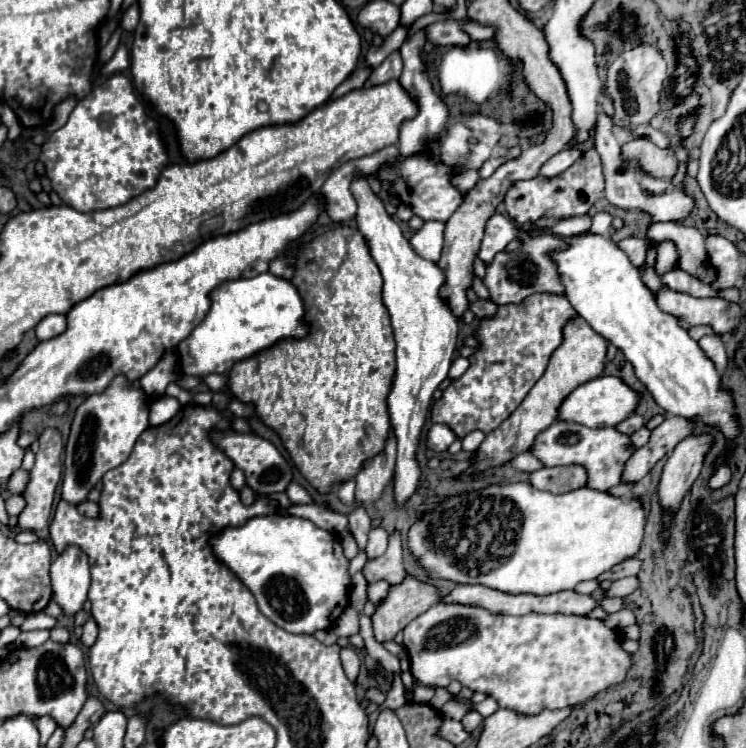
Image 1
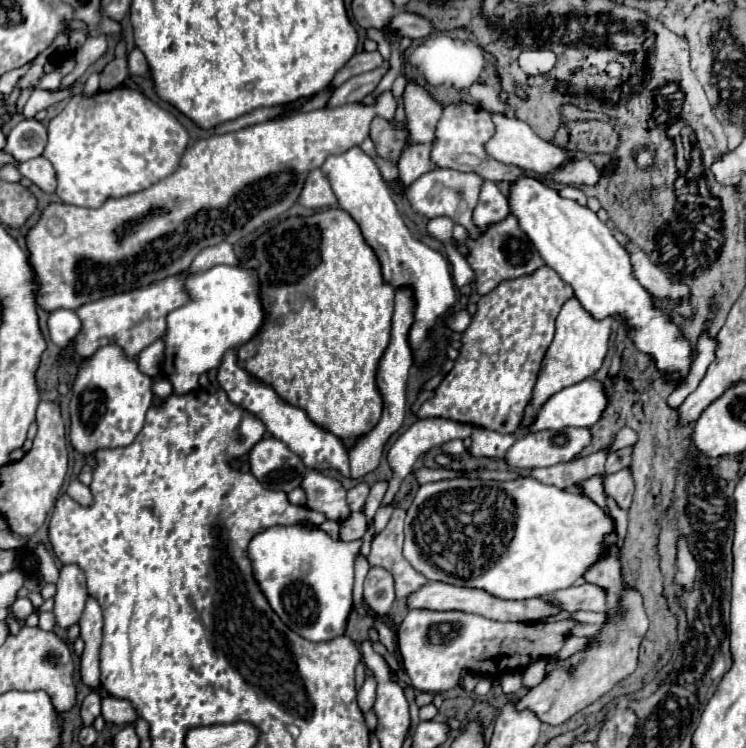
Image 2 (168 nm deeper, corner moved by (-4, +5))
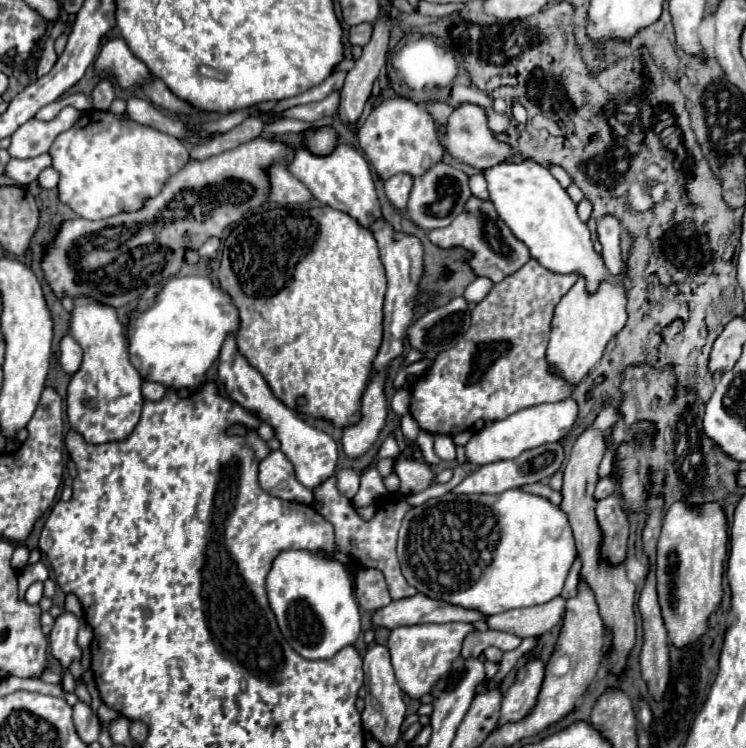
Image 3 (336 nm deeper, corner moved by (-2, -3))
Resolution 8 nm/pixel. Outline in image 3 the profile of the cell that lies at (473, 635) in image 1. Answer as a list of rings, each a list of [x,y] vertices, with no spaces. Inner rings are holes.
[[[443,623],[443,625],[405,625],[397,627],[389,635],[389,653],[397,679],[401,679],[399,687],[411,697],[421,699],[425,693],[435,687],[435,683],[451,669],[451,663],[459,657],[463,639],[473,633],[475,627],[471,623]]]

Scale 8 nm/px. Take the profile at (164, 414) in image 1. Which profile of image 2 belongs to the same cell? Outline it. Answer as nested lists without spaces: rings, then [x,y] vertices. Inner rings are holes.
[[[215,265],[207,271],[189,275],[183,283],[189,301],[167,315],[163,375],[173,383],[177,395],[199,387],[199,375],[217,369],[225,351],[247,343],[265,321],[261,297],[257,295],[257,275],[245,267]]]

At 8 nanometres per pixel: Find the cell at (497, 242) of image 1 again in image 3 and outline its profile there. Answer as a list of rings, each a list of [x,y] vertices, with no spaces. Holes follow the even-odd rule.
[[[473,175],[469,177],[469,187],[471,187],[471,193],[479,199],[489,199],[487,195],[487,183],[485,183],[485,177],[483,175]]]

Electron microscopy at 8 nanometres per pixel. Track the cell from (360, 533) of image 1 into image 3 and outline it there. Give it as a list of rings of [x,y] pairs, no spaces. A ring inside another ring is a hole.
[[[353,469],[339,471],[337,473],[337,487],[347,499],[353,499],[359,491],[359,475]]]

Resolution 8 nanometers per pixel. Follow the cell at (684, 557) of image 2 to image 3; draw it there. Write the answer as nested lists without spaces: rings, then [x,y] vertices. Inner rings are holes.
[[[673,503],[665,513],[657,541],[657,595],[669,639],[675,647],[685,647],[707,631],[707,617],[721,601],[723,561],[727,559],[727,519],[717,503],[705,503],[701,509],[689,509],[685,503]]]

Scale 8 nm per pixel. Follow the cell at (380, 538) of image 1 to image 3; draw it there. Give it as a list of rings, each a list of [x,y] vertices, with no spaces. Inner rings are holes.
[[[387,437],[387,439],[383,441],[383,445],[381,445],[381,449],[379,449],[379,457],[389,457],[389,459],[393,459],[393,461],[397,461],[397,459],[401,457],[399,445],[397,445],[395,437]]]

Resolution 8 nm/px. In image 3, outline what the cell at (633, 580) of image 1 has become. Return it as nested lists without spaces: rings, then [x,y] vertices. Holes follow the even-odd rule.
[[[555,597],[543,605],[505,611],[503,615],[487,617],[487,625],[489,625],[489,629],[515,633],[519,637],[543,635],[543,633],[551,631],[563,619],[563,611],[567,609],[565,603],[567,601],[563,597]]]

